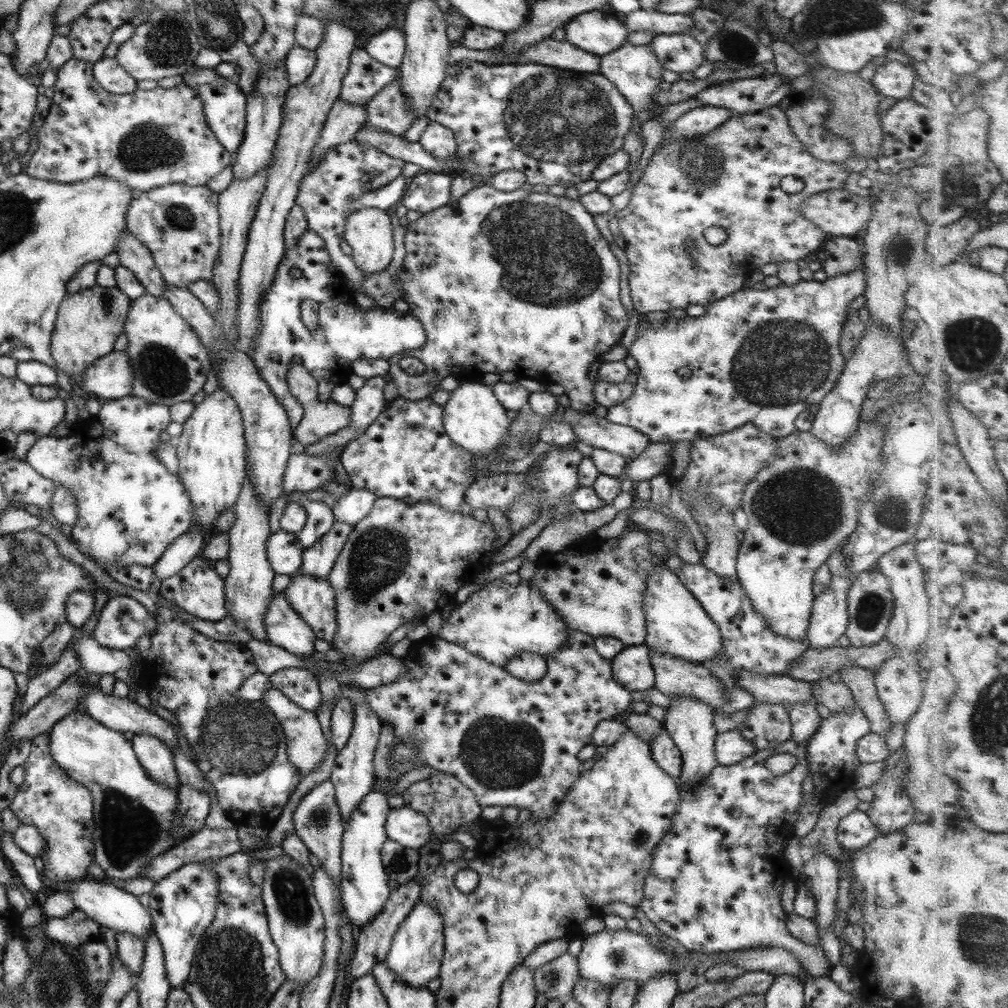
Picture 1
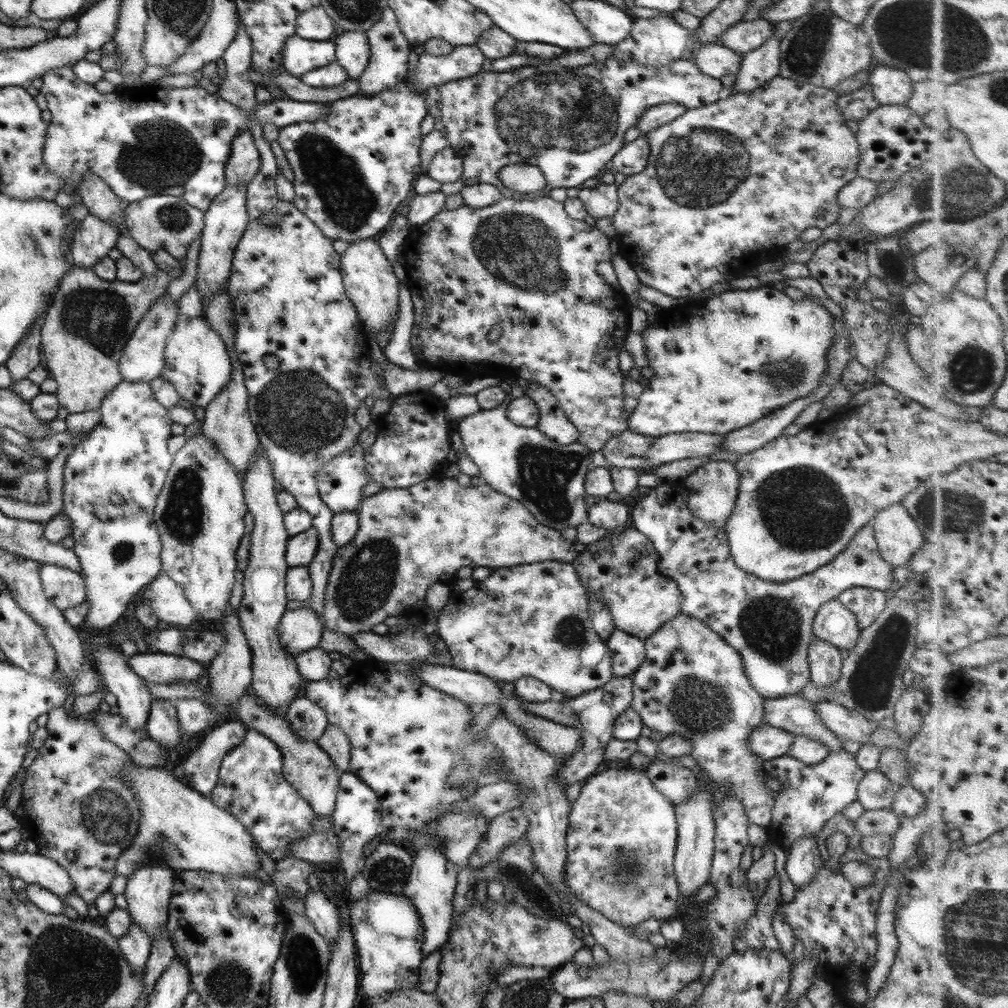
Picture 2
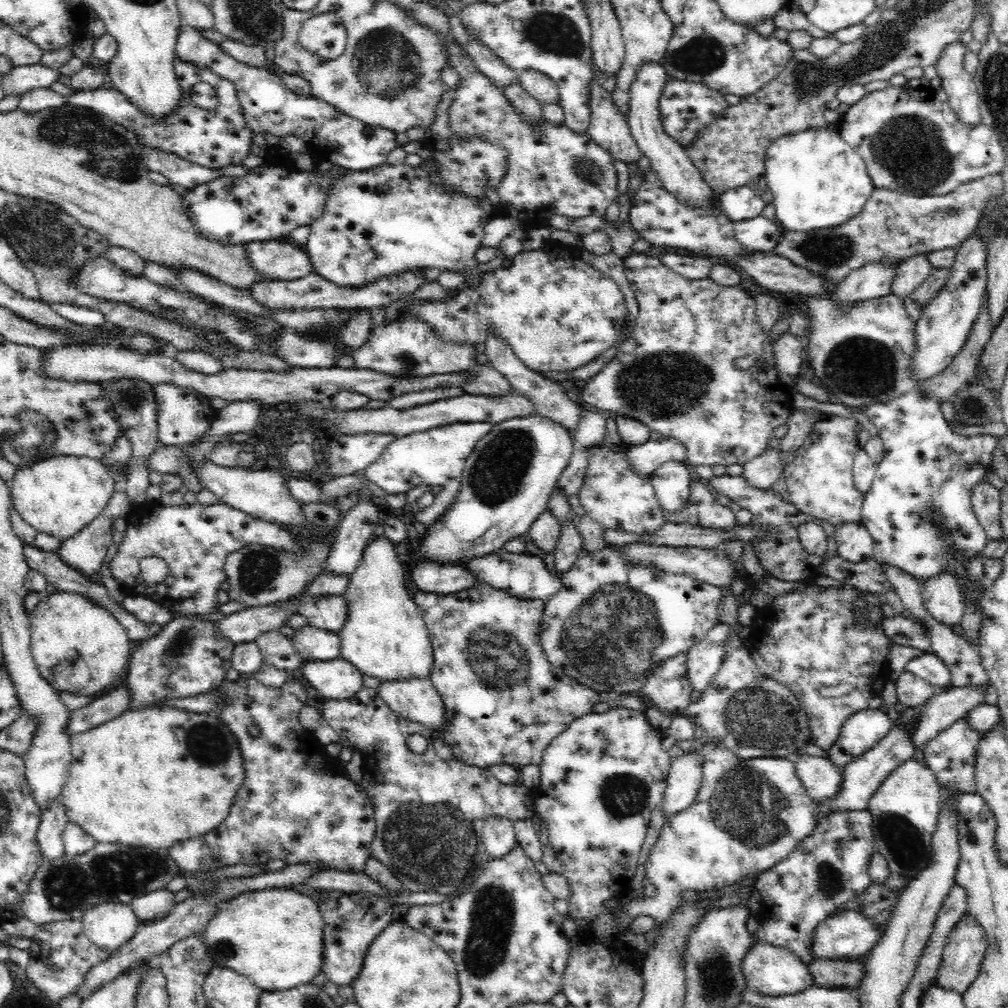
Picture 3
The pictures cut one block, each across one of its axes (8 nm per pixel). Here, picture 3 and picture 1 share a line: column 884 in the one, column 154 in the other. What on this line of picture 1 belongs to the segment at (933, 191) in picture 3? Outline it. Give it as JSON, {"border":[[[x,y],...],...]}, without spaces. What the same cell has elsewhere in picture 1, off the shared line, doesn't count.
{"border":[[[73,57],[54,70],[56,80],[47,116],[36,132],[37,150],[21,173],[30,178],[55,183],[83,182],[107,177],[123,183],[136,194],[165,185],[203,186],[231,163],[231,153],[219,145],[202,114],[197,93],[183,82],[171,88],[135,89],[127,94],[111,94],[93,78],[92,64]]]}

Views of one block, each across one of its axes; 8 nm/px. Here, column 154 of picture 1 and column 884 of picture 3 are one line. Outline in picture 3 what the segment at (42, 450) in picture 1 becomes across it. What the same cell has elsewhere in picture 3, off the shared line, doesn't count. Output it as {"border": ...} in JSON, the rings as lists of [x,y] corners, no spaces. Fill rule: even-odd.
{"border":[[[914,389],[890,402],[874,403],[862,410],[878,428],[885,450],[861,508],[863,525],[875,542],[873,559],[881,565],[897,566],[918,582],[944,573],[942,533],[930,523],[922,524],[918,515],[926,504],[943,514],[943,526],[951,530],[945,542],[951,542],[951,548],[957,546],[965,556],[978,554],[990,540],[973,511],[972,490],[990,469],[993,452],[1005,443],[1004,438],[990,434],[956,435],[938,406],[936,397],[922,397]],[[977,466],[983,466],[983,470],[979,471]]]}

